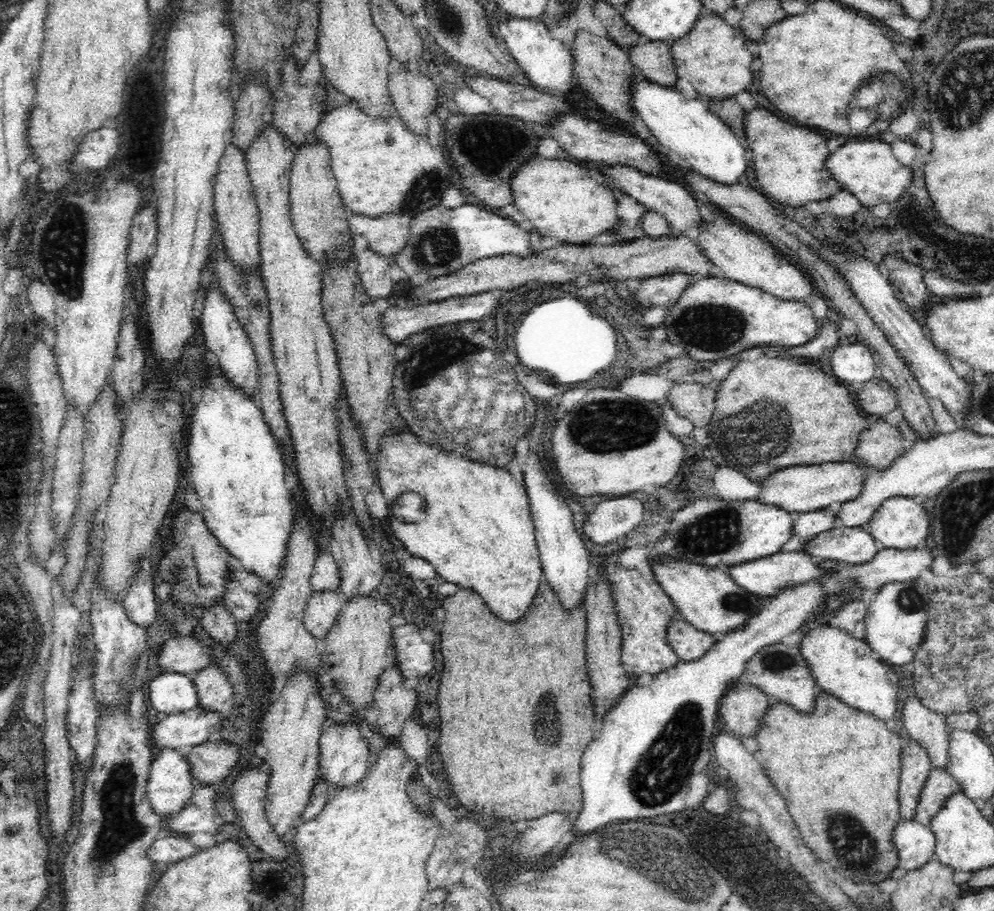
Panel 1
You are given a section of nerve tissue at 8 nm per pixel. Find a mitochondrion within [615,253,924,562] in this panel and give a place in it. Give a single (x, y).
(755, 451)

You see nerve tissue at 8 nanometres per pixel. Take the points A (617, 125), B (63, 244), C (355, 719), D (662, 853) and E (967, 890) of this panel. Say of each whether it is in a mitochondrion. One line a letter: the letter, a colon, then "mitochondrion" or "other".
A: other
B: mitochondrion
C: other
D: mitochondrion
E: other

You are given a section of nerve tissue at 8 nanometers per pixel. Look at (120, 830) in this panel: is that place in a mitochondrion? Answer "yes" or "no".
yes

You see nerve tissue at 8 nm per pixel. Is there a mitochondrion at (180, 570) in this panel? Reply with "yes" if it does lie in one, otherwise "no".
yes

